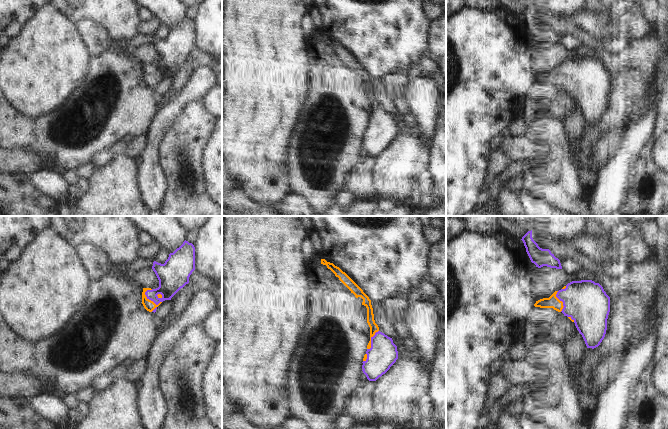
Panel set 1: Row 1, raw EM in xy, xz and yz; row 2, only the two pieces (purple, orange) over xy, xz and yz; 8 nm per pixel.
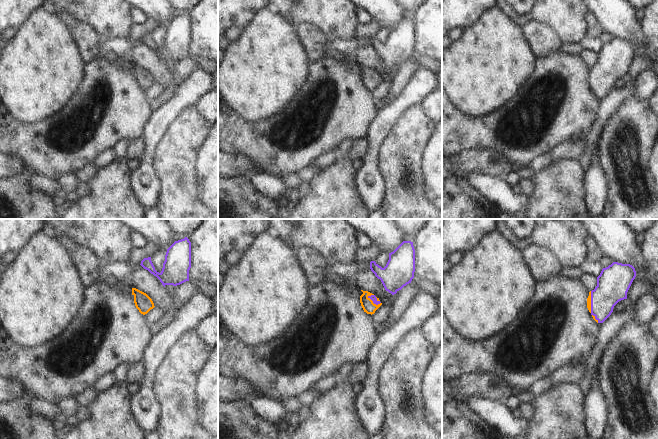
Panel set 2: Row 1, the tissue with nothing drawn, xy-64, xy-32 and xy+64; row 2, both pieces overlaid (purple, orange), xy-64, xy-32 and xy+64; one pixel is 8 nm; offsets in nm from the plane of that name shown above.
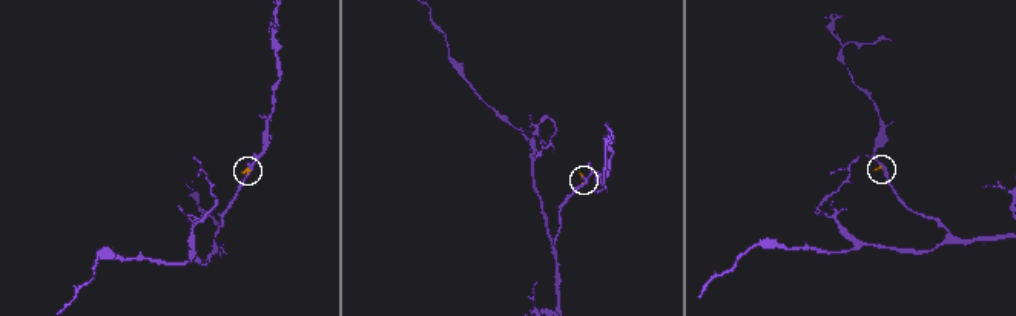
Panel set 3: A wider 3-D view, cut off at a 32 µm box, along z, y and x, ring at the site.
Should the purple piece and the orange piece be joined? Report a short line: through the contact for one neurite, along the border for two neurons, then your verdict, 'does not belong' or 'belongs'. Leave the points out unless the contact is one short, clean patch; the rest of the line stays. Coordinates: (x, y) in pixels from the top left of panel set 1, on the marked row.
xy (172, 277), (151, 300), (149, 305) | belongs

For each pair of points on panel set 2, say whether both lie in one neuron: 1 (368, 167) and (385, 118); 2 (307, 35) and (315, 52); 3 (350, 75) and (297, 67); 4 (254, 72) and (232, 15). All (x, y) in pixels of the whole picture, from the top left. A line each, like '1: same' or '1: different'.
1: same
2: same
3: different
4: different

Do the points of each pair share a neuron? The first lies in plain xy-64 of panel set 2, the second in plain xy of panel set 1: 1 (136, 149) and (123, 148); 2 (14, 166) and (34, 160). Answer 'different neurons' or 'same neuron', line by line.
1: same neuron
2: same neuron

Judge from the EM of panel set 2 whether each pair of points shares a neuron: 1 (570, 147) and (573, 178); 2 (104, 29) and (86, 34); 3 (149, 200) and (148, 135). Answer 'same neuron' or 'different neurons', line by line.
1: different neurons
2: different neurons
3: same neuron

